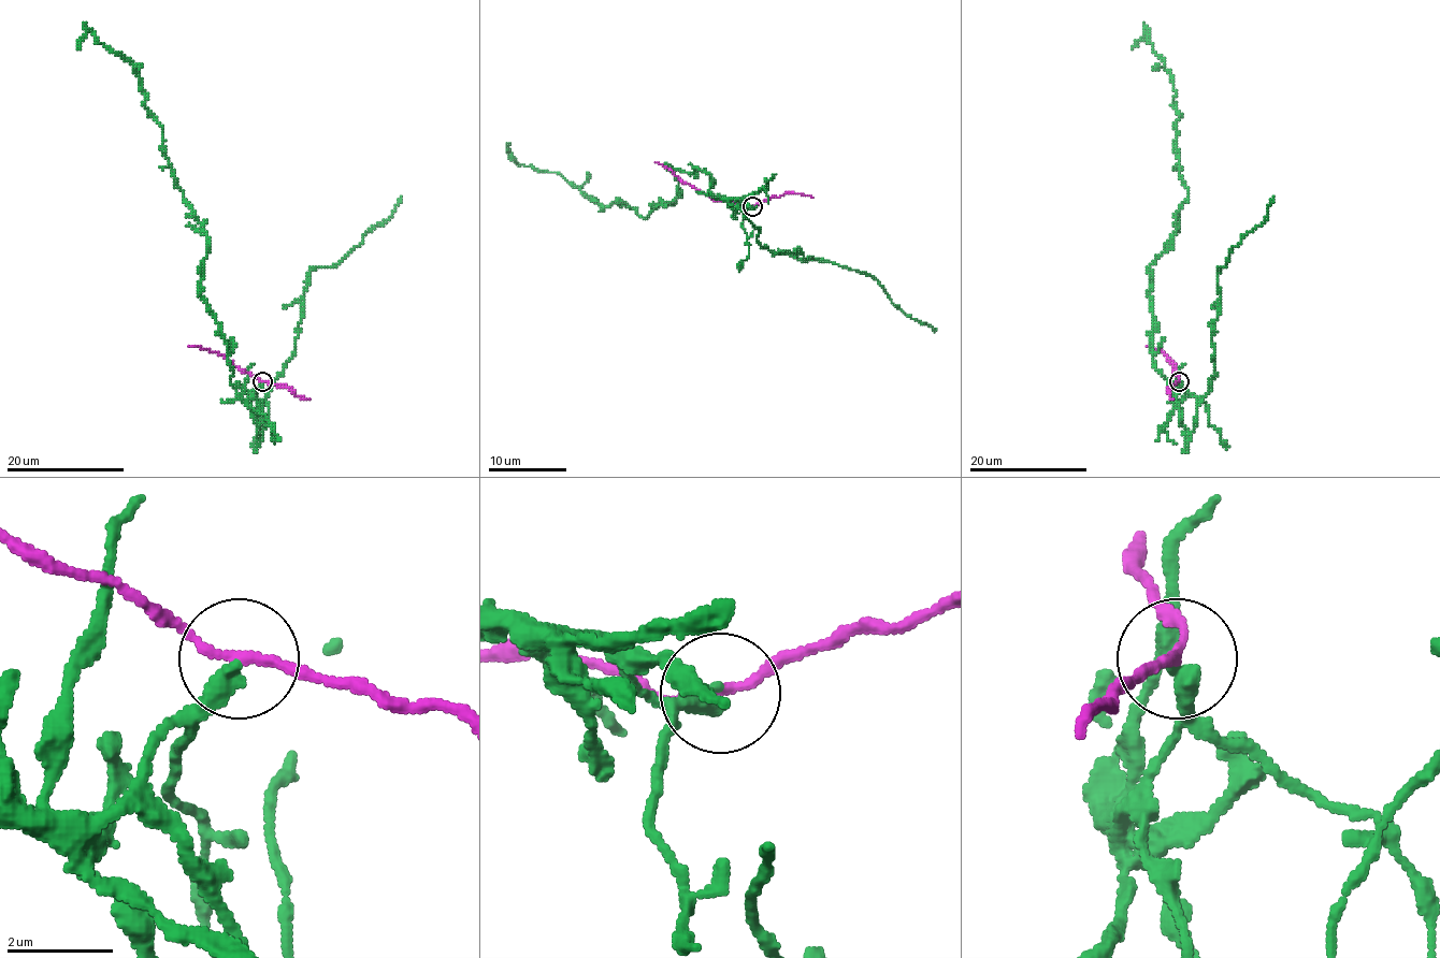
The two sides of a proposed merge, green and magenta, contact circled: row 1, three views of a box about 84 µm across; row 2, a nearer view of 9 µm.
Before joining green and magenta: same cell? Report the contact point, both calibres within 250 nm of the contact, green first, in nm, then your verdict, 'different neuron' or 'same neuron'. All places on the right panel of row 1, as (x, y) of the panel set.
at (1179, 381); 360 nm thick on the green side, 160 nm on the other; different neuron

